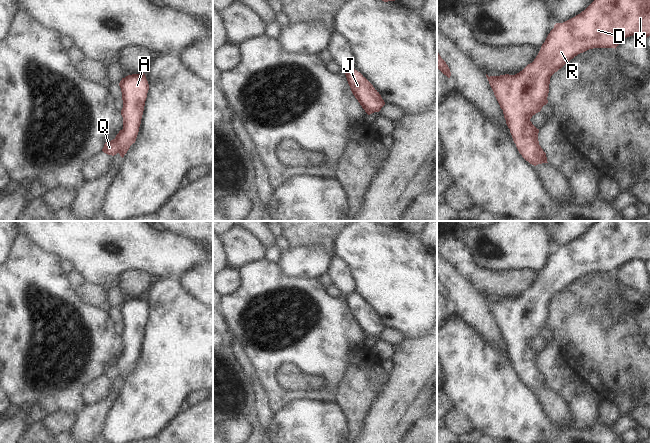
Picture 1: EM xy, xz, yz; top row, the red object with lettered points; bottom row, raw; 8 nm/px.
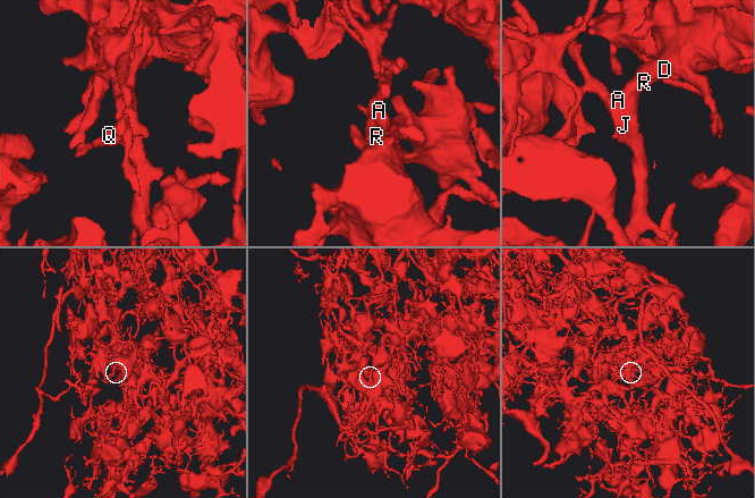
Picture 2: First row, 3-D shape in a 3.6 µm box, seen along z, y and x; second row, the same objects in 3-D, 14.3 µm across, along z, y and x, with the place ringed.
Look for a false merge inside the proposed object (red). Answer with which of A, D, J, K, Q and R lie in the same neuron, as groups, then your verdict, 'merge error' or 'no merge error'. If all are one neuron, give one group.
A D J K Q R; no merge error

